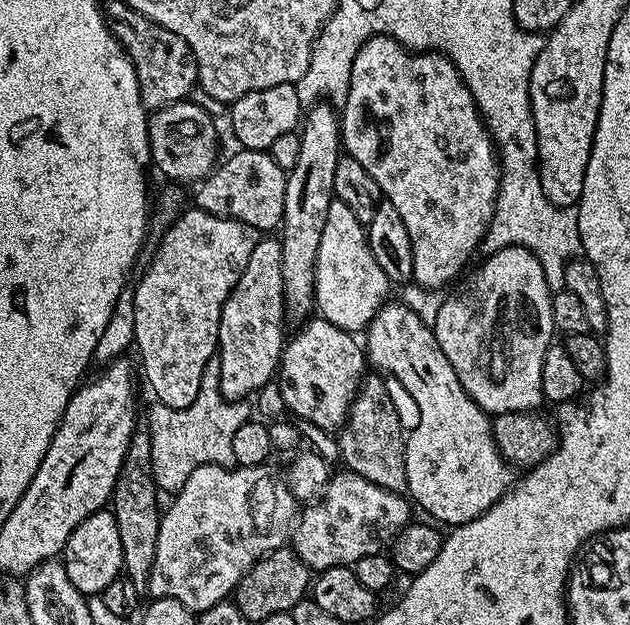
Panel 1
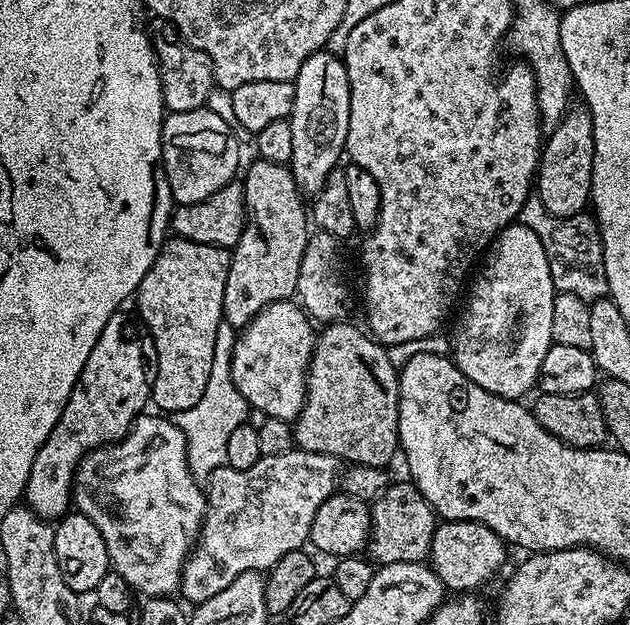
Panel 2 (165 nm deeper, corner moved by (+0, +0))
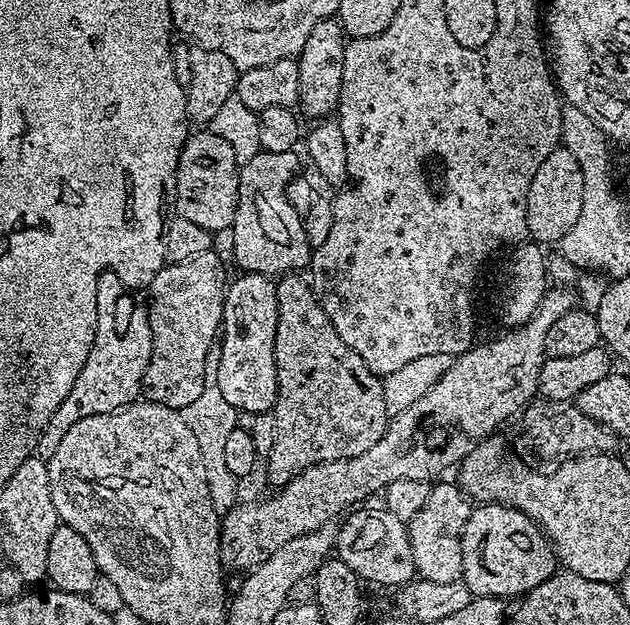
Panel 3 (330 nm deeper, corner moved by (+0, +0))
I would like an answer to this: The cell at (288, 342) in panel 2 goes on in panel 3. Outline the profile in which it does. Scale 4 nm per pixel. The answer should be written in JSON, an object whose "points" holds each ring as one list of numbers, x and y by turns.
{"points":[[253,272,237,277,229,283,224,294,224,322,218,336,220,357,214,365,214,375,222,398,226,398,237,413,271,412,278,390,274,362,274,338,278,326,276,280]]}

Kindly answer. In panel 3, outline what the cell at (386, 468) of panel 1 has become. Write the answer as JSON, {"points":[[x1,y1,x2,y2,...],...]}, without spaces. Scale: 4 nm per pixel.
{"points":[[285,274,276,280,278,326,274,338,274,362,278,390,276,404,271,411,276,429,274,446,270,446,270,454,266,457,268,480,272,486,290,483,299,472,315,464,366,454,366,450,382,438,390,419,383,379,375,376,370,366,366,366,366,362,362,362,362,358,358,358,358,354,338,338,338,330,334,330,334,322,326,318,326,310,322,310,311,283,300,276,303,275]]}

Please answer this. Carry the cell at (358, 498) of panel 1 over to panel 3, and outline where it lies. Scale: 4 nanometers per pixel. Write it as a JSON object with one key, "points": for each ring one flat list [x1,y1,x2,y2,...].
{"points":[[437,483,429,491,428,501,418,514,414,514,412,520,407,521,408,538,410,540,410,554,416,567,416,576,421,580,430,582,454,582,462,577,462,548,460,535,466,526,466,518,470,518,474,507,473,501,464,495,459,483,452,484]]}

